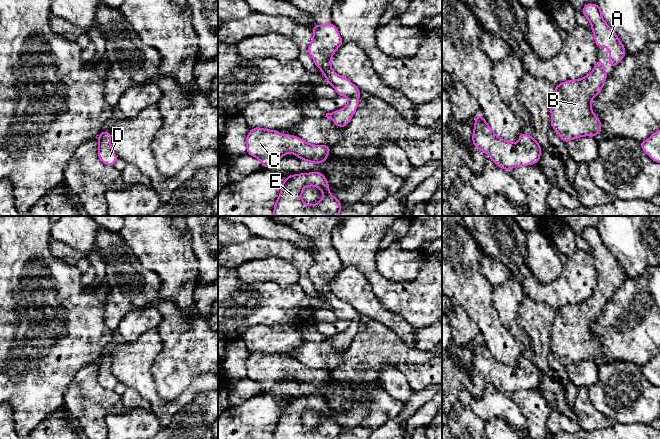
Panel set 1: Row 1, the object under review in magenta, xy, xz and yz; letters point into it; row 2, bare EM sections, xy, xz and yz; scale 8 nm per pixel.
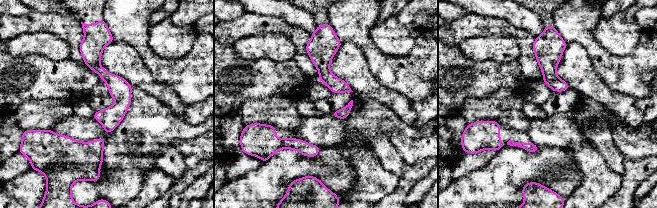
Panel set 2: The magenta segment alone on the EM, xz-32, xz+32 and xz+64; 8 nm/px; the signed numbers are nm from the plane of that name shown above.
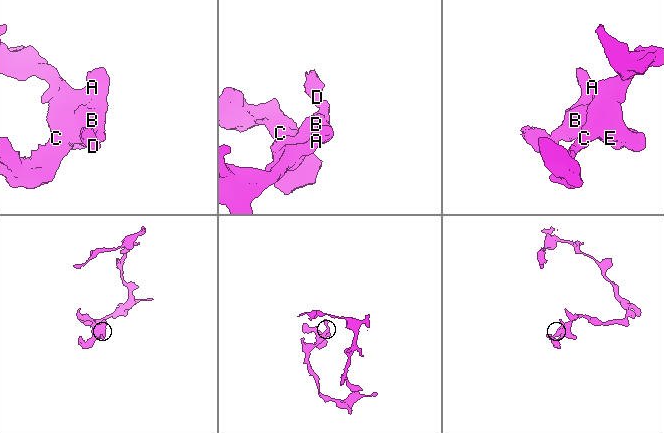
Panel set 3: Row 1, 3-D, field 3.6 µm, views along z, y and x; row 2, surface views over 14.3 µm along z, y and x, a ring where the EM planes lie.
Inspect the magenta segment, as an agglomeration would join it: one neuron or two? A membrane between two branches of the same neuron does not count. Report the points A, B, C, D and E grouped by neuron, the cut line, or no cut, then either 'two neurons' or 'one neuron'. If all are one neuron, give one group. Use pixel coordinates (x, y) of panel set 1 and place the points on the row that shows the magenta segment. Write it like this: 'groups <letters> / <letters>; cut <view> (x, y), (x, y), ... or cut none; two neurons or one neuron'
groups A B C D E; cut none; one neuron

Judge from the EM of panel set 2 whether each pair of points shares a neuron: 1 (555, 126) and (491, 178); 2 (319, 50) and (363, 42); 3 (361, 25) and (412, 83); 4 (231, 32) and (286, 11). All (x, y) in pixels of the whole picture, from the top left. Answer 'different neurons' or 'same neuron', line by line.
1: different neurons
2: different neurons
3: same neuron
4: different neurons

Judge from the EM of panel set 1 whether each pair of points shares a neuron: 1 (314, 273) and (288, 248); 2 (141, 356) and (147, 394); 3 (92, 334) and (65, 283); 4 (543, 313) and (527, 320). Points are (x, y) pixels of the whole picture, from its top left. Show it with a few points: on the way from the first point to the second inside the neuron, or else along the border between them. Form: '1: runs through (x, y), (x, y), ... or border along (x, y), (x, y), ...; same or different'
1: border along (312, 254), (312, 266), (306, 273); different
2: runs through (141, 365), (141, 379), (144, 385); same
3: runs through (79, 321), (72, 314), (72, 296); same
4: runs through (539, 317), (531, 318); same

